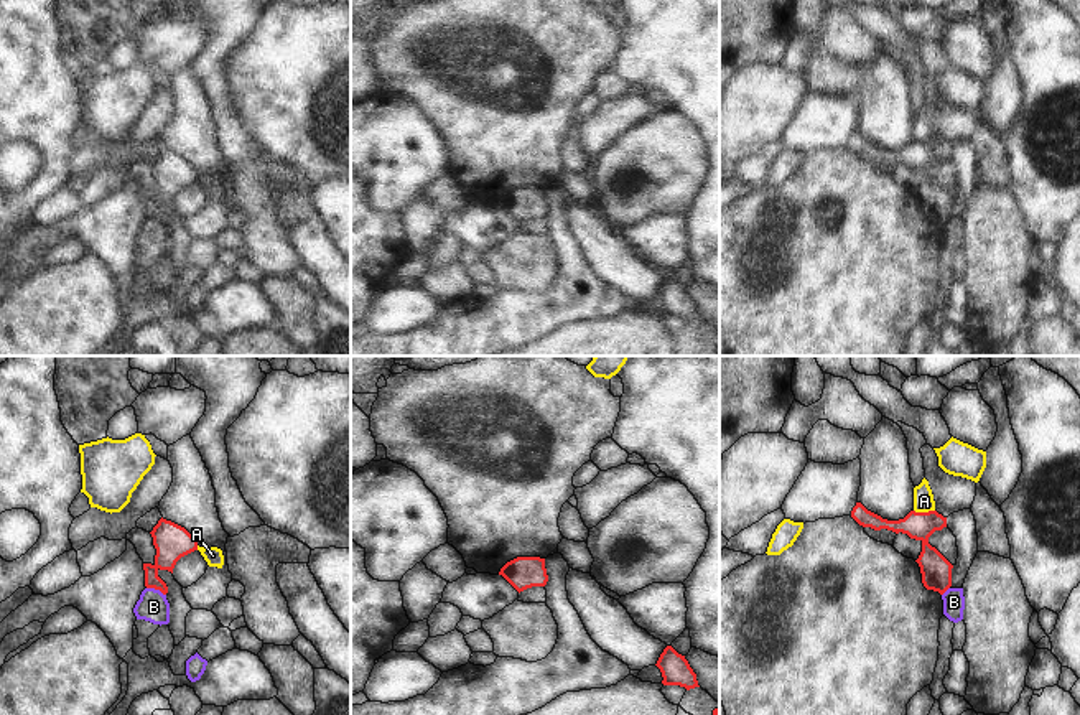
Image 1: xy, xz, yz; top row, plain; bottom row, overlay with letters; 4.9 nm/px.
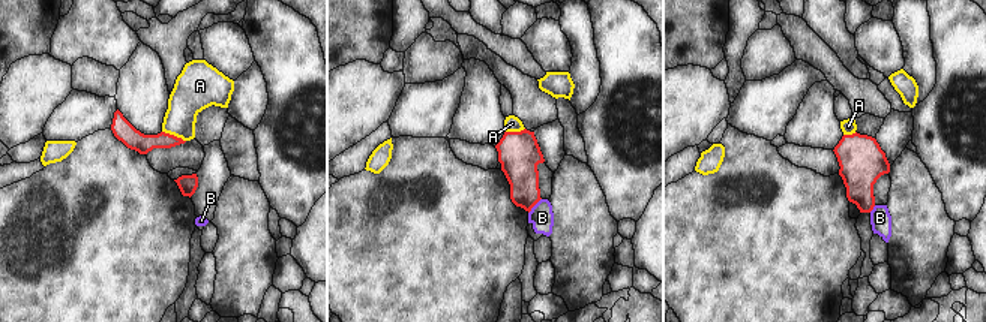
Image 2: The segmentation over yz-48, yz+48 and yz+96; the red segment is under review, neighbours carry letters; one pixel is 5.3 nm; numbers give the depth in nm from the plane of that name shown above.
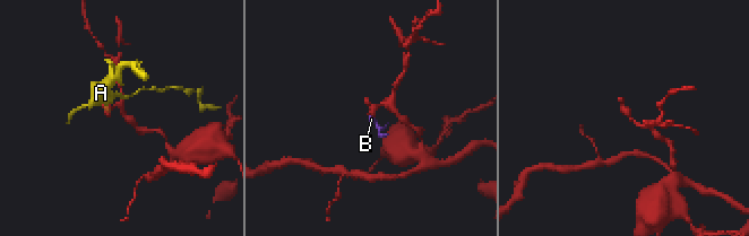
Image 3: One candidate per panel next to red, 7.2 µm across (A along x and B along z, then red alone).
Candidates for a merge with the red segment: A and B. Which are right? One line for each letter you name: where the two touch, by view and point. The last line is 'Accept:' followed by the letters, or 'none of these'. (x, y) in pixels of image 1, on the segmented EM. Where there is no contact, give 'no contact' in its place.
Accept: none of these

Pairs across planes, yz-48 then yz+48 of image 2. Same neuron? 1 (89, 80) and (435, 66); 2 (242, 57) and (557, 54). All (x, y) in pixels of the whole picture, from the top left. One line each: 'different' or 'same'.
1: same
2: same

